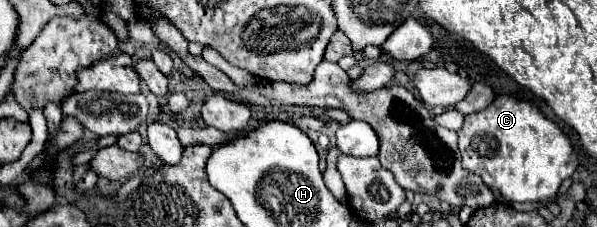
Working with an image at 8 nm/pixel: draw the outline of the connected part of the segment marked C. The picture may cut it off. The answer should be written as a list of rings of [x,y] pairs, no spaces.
[[[496,95],[496,99],[486,109],[466,115],[464,125],[458,131],[458,139],[460,139],[458,149],[462,155],[462,167],[470,173],[480,175],[482,181],[492,191],[500,193],[502,197],[514,203],[526,203],[526,201],[546,203],[554,199],[560,183],[568,179],[578,167],[578,157],[572,149],[570,139],[562,133],[562,129],[534,105],[510,95]]]

